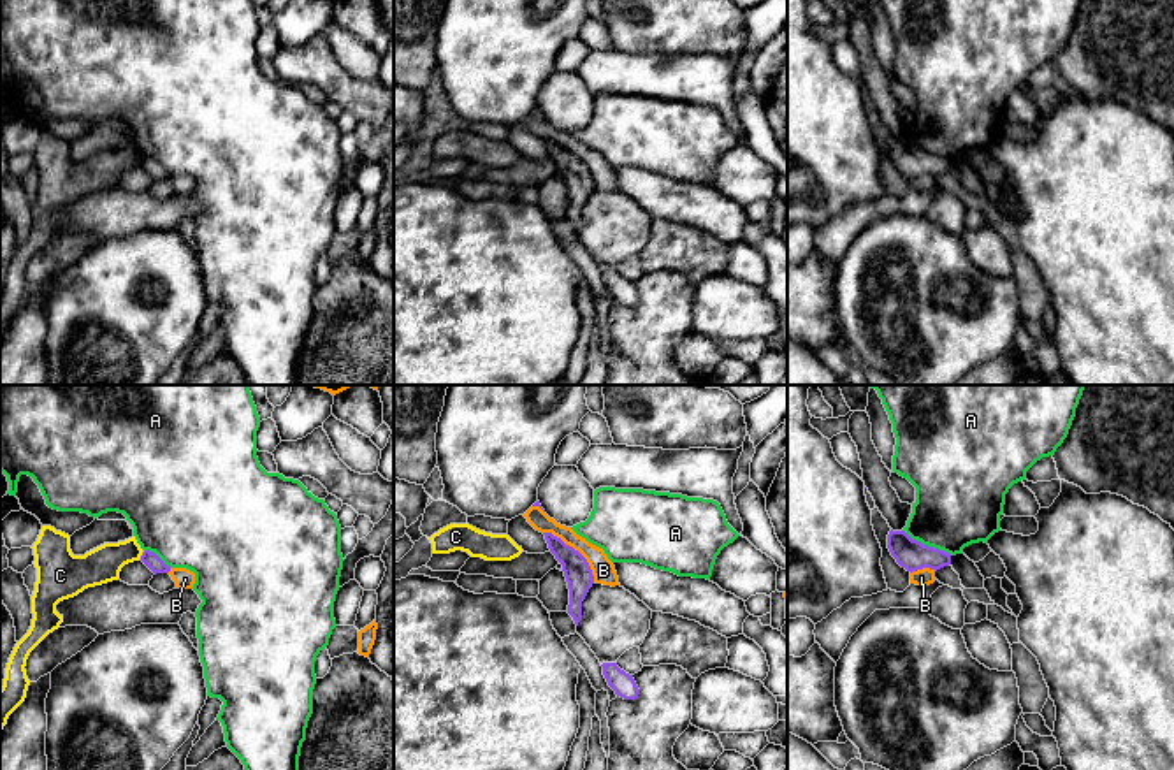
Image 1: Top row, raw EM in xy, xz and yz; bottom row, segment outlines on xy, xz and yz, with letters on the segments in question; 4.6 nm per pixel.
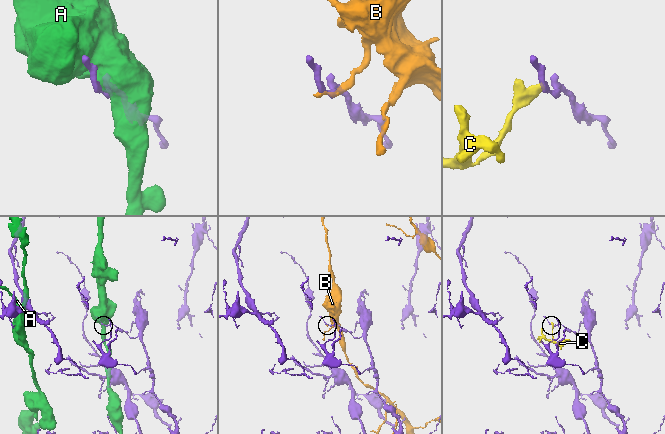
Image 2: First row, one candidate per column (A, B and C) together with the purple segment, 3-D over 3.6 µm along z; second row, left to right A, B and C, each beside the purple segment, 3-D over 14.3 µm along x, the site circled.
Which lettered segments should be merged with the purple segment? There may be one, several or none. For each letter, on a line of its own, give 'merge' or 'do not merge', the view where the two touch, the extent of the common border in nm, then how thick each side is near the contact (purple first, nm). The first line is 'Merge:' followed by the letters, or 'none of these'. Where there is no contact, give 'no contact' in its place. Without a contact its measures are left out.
Merge: none of these
A: do not merge; contact in yz; length 260 nm; calibres 140 and 400 nm
B: do not merge; contact in xz; length 340 nm; calibres 130 and 110 nm
C: do not merge; contact in xy; length 50 nm; calibres 70 and 170 nm

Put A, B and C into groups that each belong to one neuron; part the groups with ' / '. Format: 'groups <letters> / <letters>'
groups A / B / C

